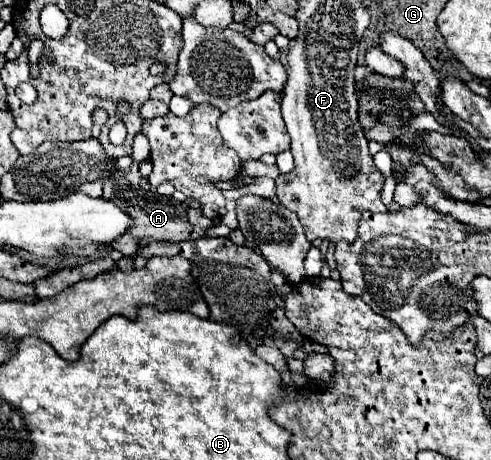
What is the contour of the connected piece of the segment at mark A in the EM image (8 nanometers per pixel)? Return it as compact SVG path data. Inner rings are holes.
M133 163L129 169L117 171L113 177L109 177L109 181L103 187L105 199L117 201L123 211L129 211L129 215L133 215L133 227L129 227L129 231L125 231L125 235L117 239L117 243L111 243L113 249L129 257L135 255L139 241L185 241L191 233L191 223L187 221L187 211L183 209L183 205L171 197L145 191L141 187L141 181L143 175L139 171L139 165Z

